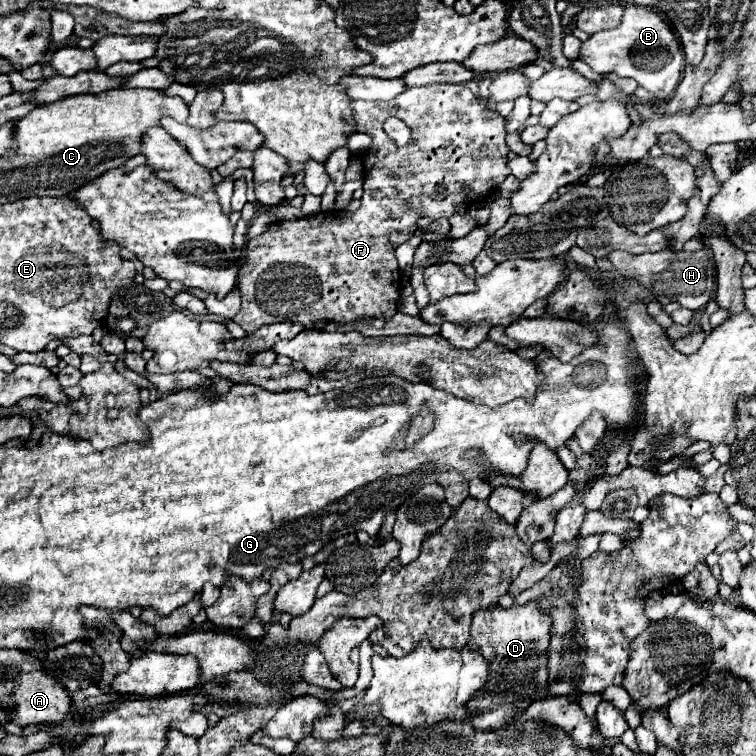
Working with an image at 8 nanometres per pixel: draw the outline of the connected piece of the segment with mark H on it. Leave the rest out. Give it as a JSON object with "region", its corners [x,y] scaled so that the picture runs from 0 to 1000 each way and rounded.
{"region":[[[931,325],[923,333],[889,333],[876,331],[870,336],[831,336],[831,333],[807,333],[802,339],[817,360],[823,360],[831,368],[847,370],[873,402],[897,399],[905,407],[926,410],[931,402],[937,402],[944,394],[947,384],[947,347],[942,344],[942,333],[937,325]]]}

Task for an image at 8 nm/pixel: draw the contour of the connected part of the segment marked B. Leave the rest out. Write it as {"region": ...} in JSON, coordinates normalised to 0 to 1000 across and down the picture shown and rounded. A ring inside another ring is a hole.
{"region":[[[828,8],[825,26],[817,37],[791,42],[770,58],[767,79],[772,79],[791,98],[812,95],[823,103],[836,103],[876,132],[889,127],[905,95],[905,71],[889,34],[854,8]]]}

